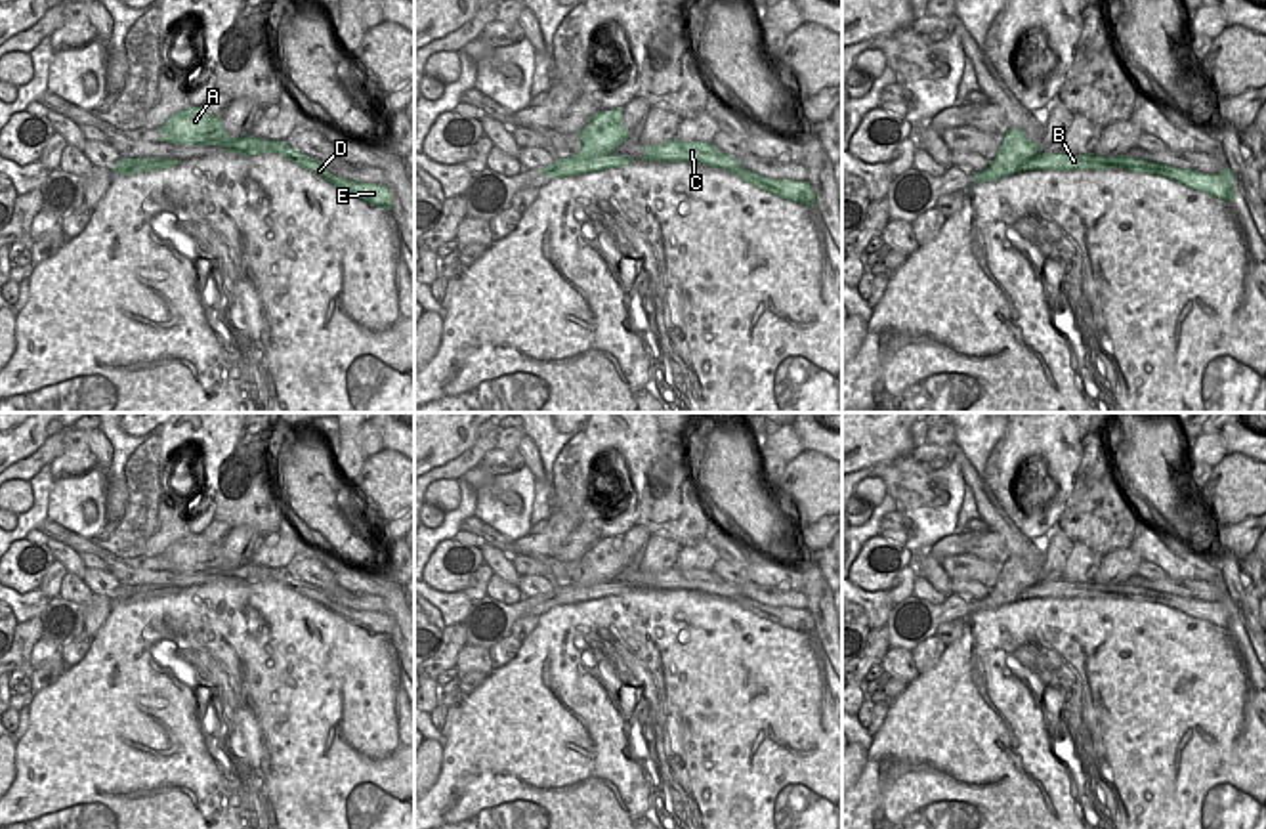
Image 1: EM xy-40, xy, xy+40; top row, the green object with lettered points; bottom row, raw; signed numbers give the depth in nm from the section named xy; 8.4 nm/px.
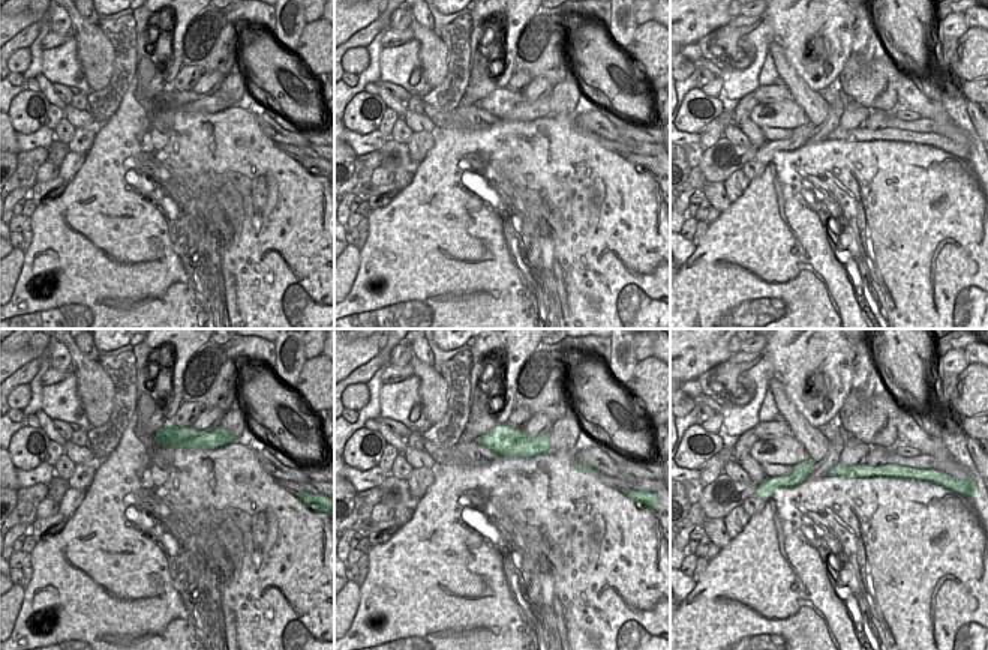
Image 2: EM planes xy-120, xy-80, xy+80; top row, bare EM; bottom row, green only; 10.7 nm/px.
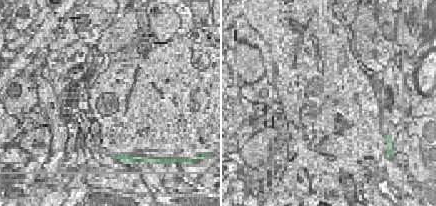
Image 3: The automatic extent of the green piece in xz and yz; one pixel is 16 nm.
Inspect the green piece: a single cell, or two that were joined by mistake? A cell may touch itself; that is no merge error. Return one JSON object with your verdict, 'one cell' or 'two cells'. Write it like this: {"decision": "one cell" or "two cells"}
{"decision": "two cells"}

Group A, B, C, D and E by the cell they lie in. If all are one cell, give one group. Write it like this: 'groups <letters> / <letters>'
groups A C / B D E

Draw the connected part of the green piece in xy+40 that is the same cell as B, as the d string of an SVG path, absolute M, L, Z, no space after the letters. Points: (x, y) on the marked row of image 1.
M1060 151L1060 153L1048 153L1048 155L1039 155L1029 159L1020 166L1020 172L1029 172L1029 170L1071 172L1071 170L1109 170L1109 168L1125 168L1140 174L1163 176L1190 189L1209 193L1211 197L1216 197L1220 201L1228 201L1228 202L1235 201L1235 187L1232 185L1235 176L1230 168L1224 168L1220 174L1201 174L1195 170L1182 170L1169 164L1157 164L1157 162L1125 157L1125 155L1119 160L1109 160L1108 157L1100 157L1094 153L1067 155Z

